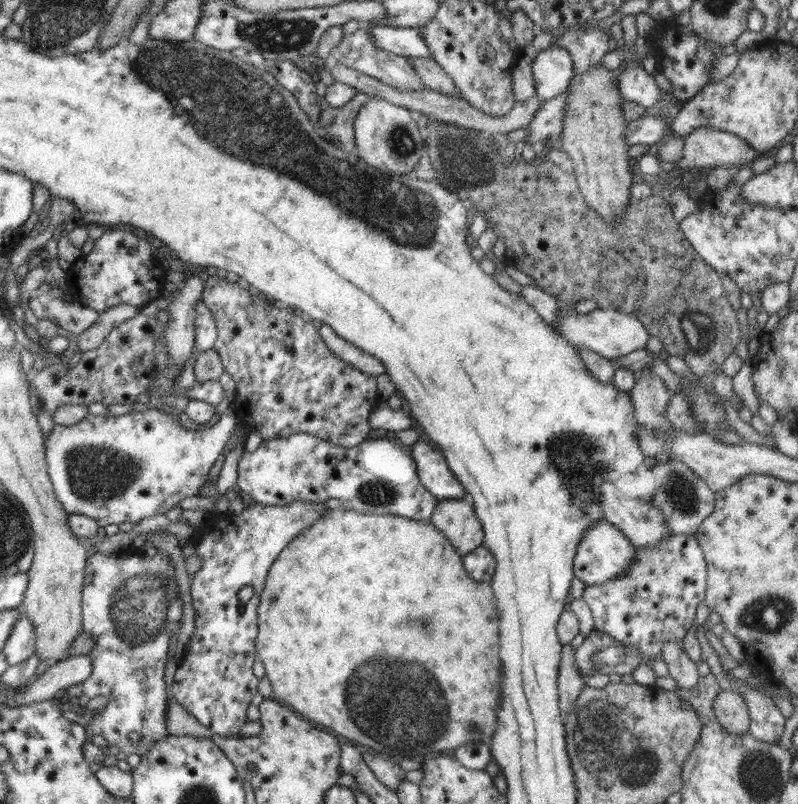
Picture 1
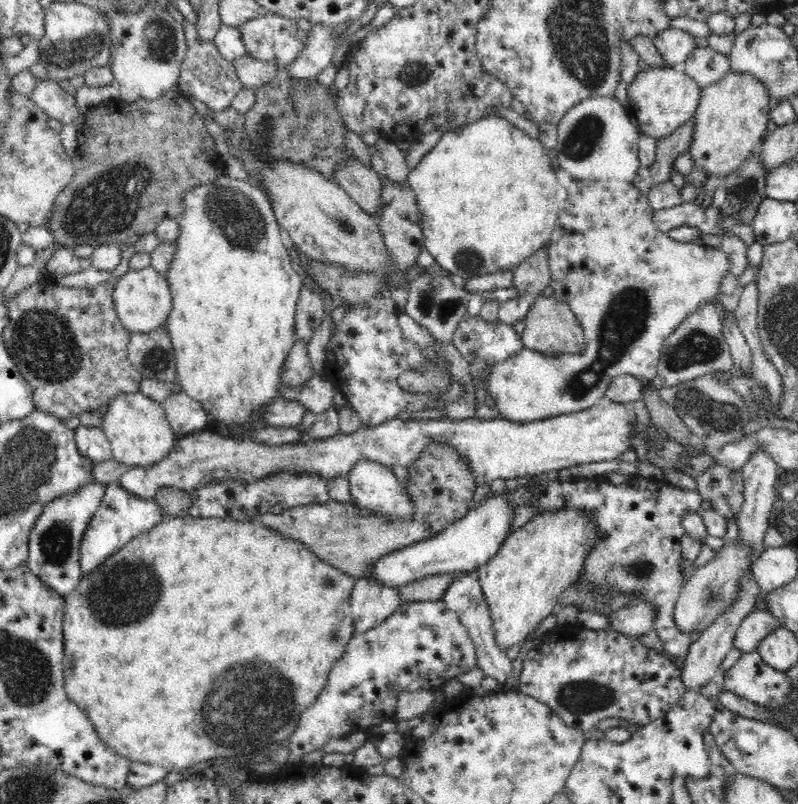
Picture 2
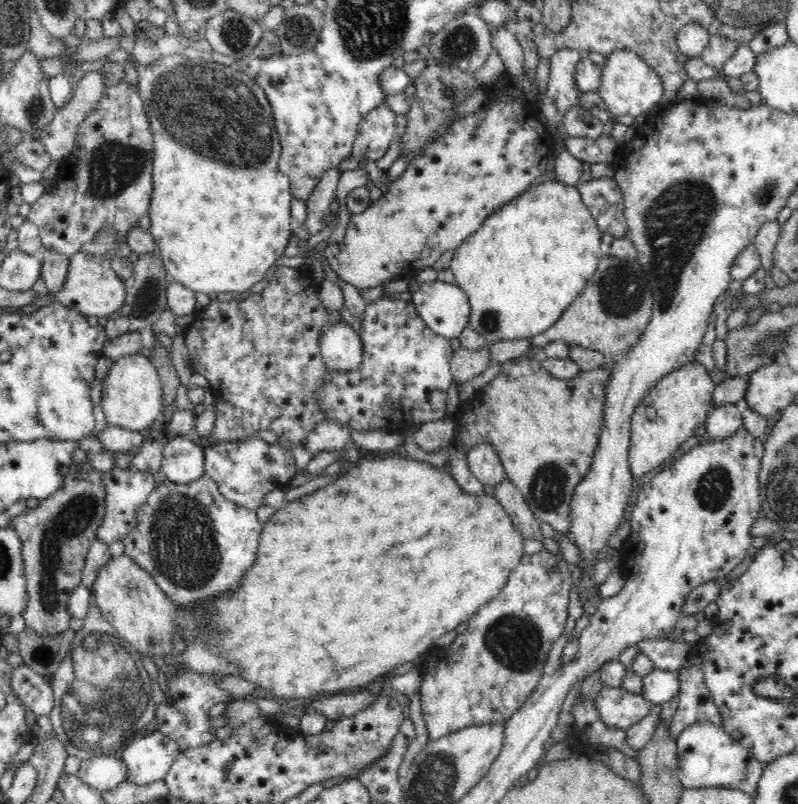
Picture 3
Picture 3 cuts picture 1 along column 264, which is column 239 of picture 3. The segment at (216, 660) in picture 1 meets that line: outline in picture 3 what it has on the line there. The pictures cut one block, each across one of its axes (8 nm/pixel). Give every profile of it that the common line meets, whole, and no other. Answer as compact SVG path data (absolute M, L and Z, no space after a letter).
M204 474L194 482L176 484L164 480L157 484L146 504L136 514L136 525L129 534L122 537L124 553L136 564L148 571L167 597L183 610L194 609L204 601L209 601L228 591L235 591L243 581L246 569L256 560L260 533L263 524L258 521L256 509L239 506L236 502L224 498L218 484Z

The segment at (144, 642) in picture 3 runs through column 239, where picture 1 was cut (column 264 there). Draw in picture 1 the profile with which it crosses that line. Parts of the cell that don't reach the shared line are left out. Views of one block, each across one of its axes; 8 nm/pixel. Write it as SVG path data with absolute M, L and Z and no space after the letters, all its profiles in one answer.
M328 510L320 521L298 534L295 540L274 560L268 570L264 590L257 608L258 636L256 636L257 659L265 668L276 700L292 708L297 714L309 719L325 730L334 730L347 742L364 744L380 754L387 755L399 764L404 756L421 756L431 752L451 753L453 749L474 742L490 745L496 733L502 660L500 660L500 614L498 601L490 583L472 580L464 570L463 556L458 554L450 539L428 521L416 521L393 515L368 515L355 511Z

